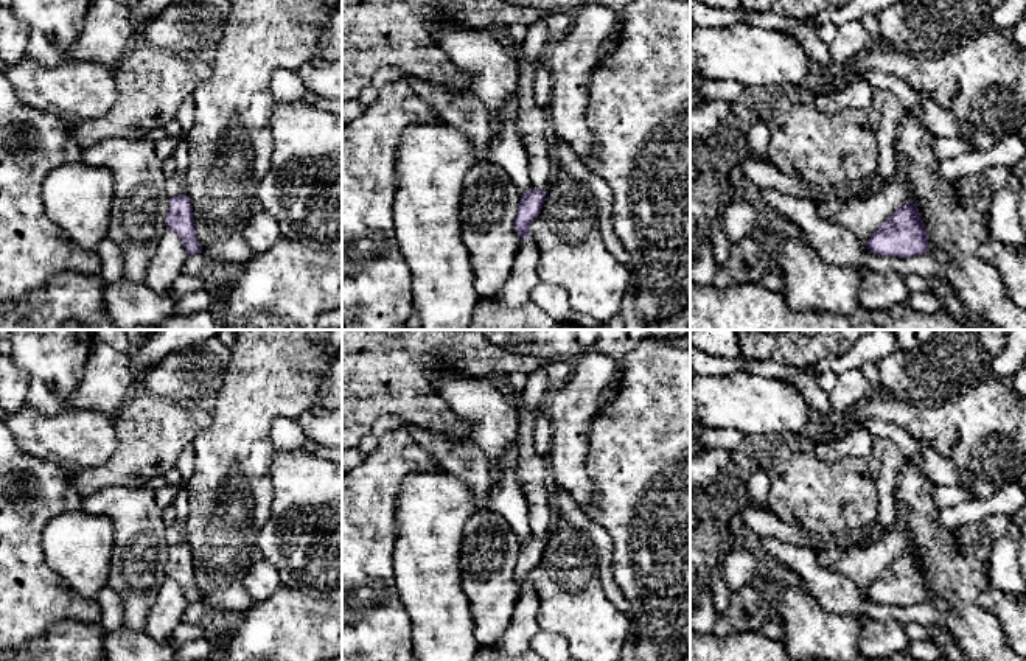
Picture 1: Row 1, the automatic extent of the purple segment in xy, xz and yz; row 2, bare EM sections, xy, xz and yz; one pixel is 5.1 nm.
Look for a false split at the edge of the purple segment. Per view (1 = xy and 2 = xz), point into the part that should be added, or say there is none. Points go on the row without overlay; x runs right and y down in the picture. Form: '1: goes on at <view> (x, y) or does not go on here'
1: does not go on here
2: goes on at xz (516, 640)

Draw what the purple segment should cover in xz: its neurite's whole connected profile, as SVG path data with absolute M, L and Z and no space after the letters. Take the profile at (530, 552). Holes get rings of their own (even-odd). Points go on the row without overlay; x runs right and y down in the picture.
M530 537L521 543L515 579L522 586L511 622L493 652L504 656L518 656L532 650L532 639L539 631L539 600L530 586L529 575L541 561L547 540Z

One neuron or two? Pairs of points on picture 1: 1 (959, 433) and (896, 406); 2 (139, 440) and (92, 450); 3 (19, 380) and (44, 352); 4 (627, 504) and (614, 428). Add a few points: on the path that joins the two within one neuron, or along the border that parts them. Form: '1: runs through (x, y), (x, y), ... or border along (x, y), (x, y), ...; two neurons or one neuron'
1: runs through (944, 426), (927, 425), (911, 419); one neuron
2: border along (114, 417), (117, 448), (104, 462), (89, 468); two neurons
3: border along (16, 361), (28, 377), (25, 405); two neurons
4: runs through (627, 486), (627, 447); one neuron

